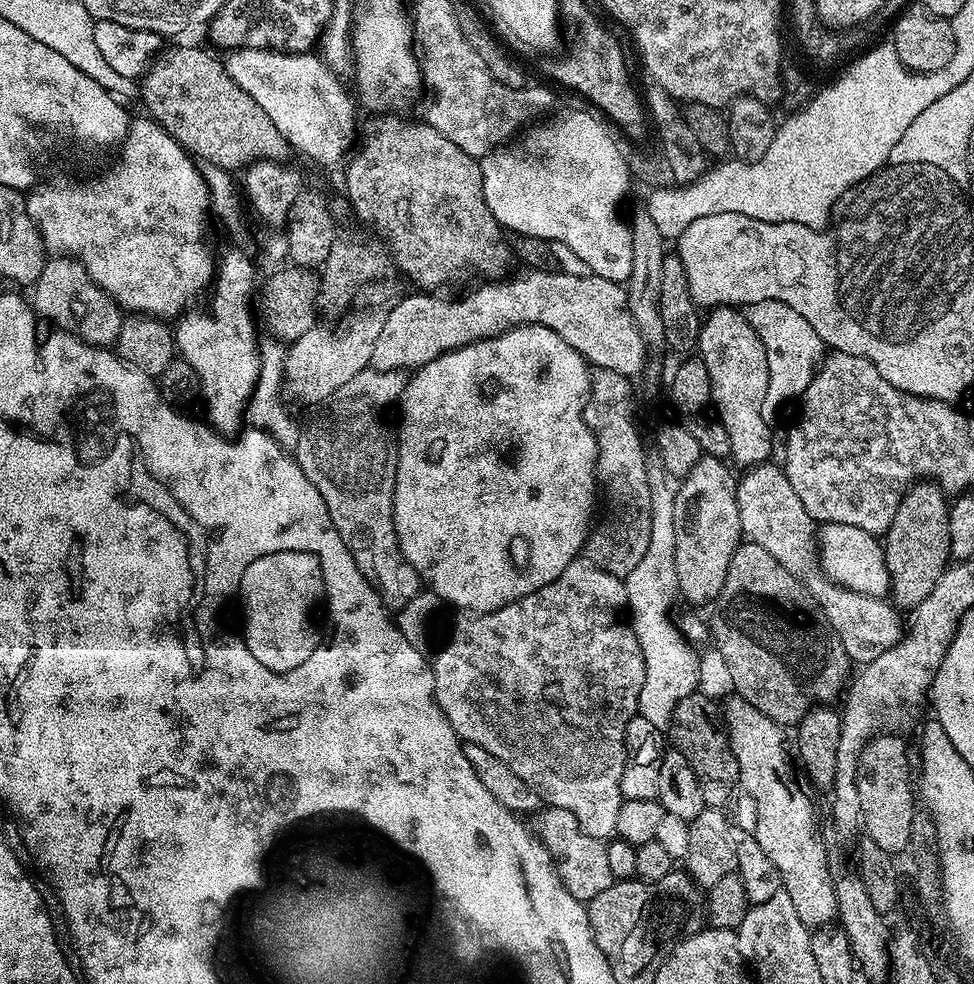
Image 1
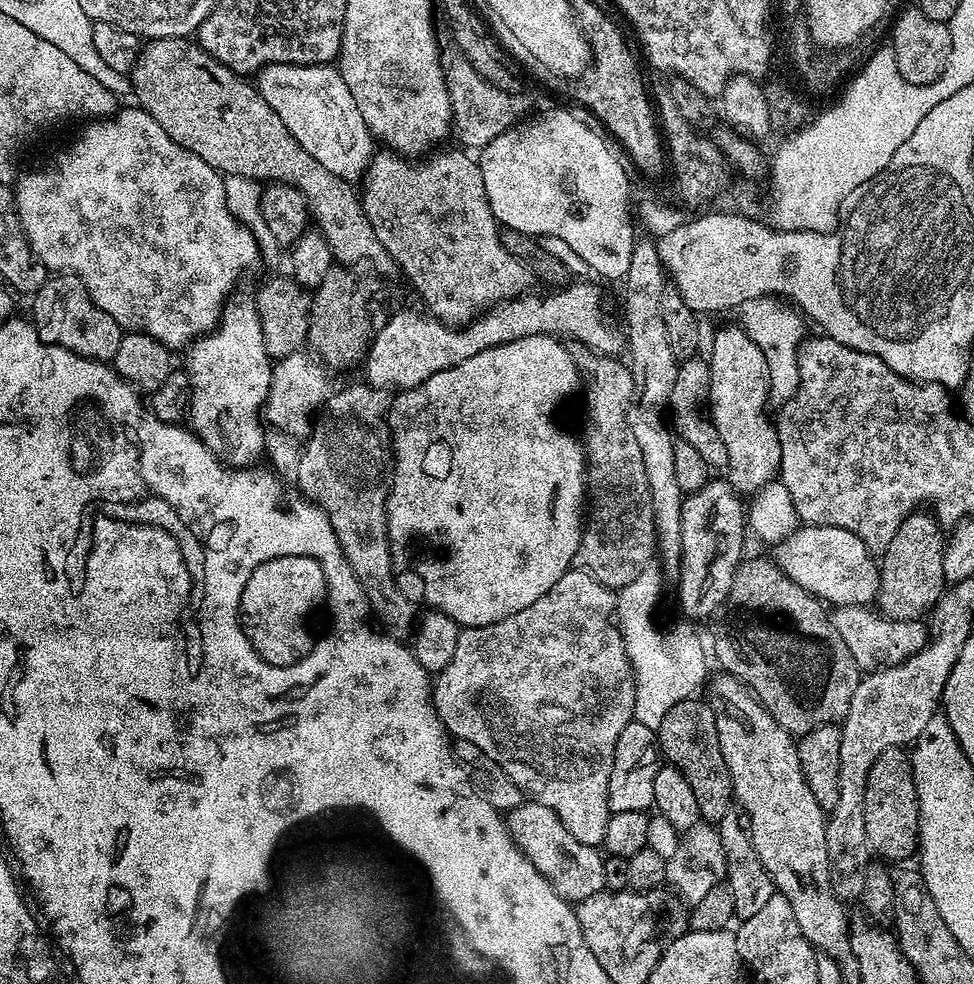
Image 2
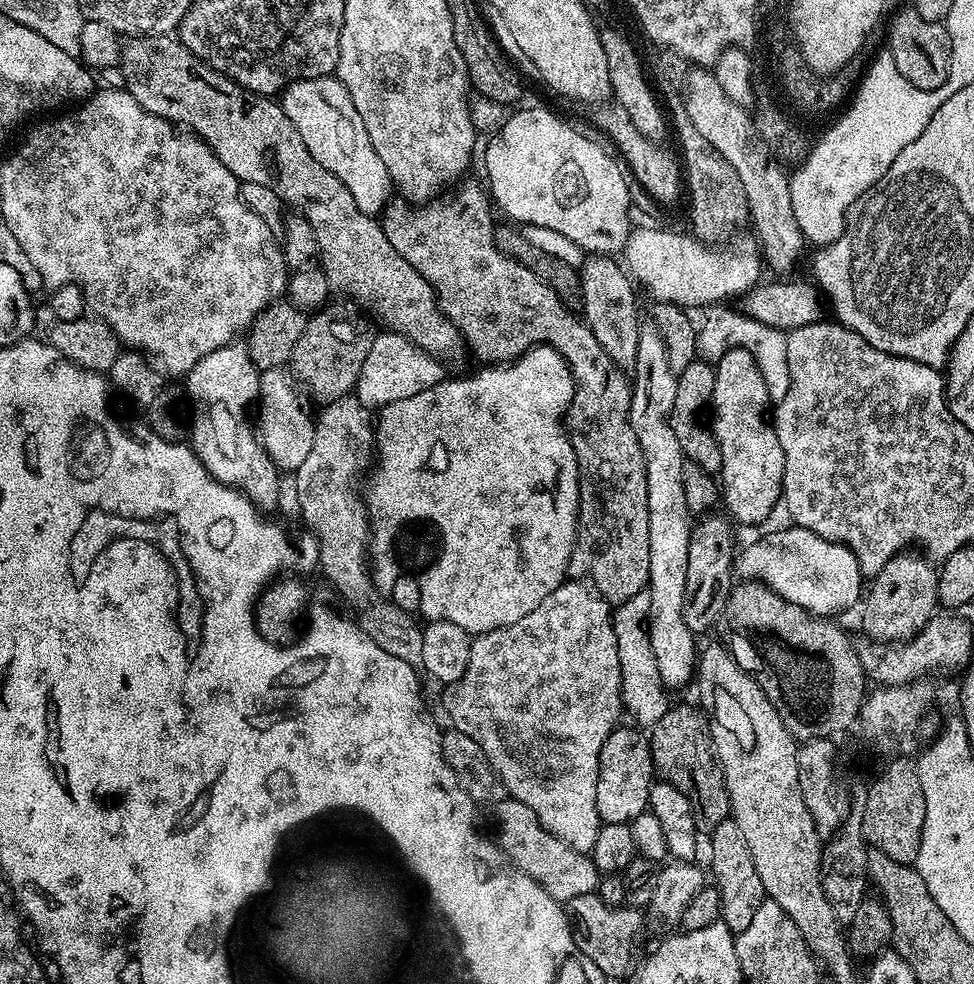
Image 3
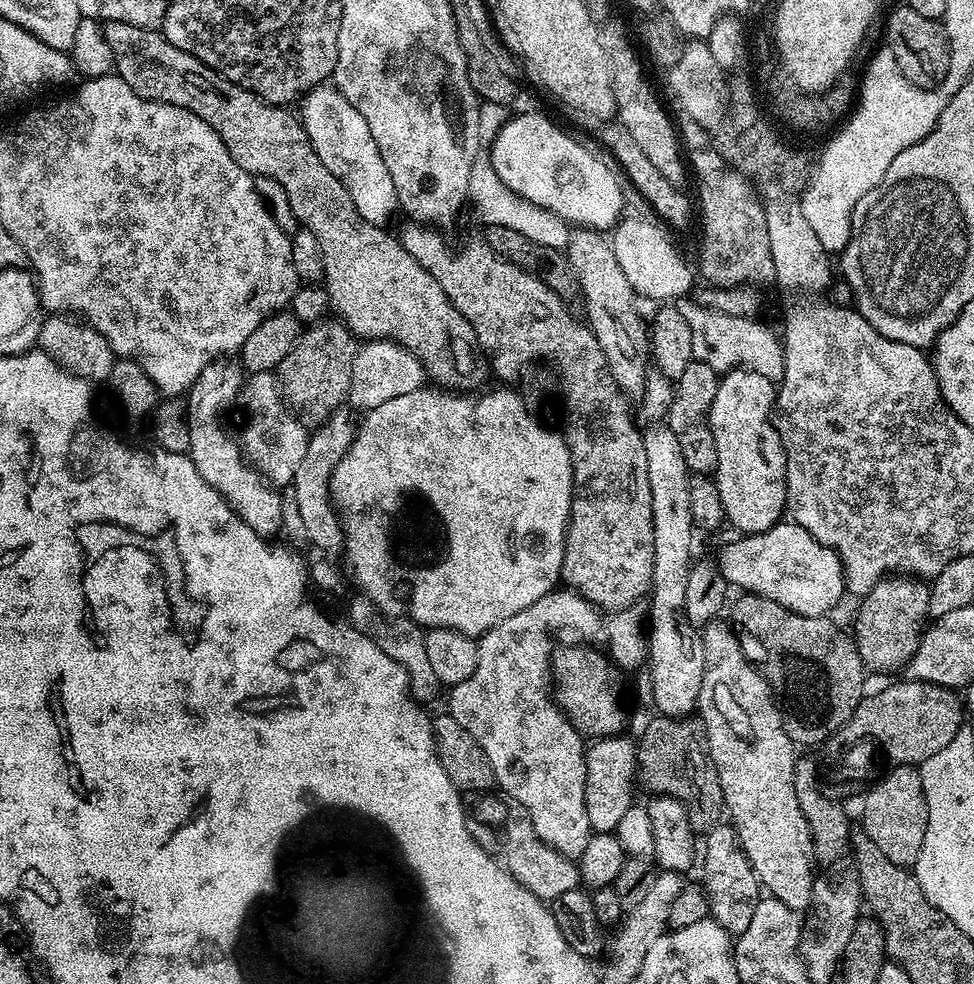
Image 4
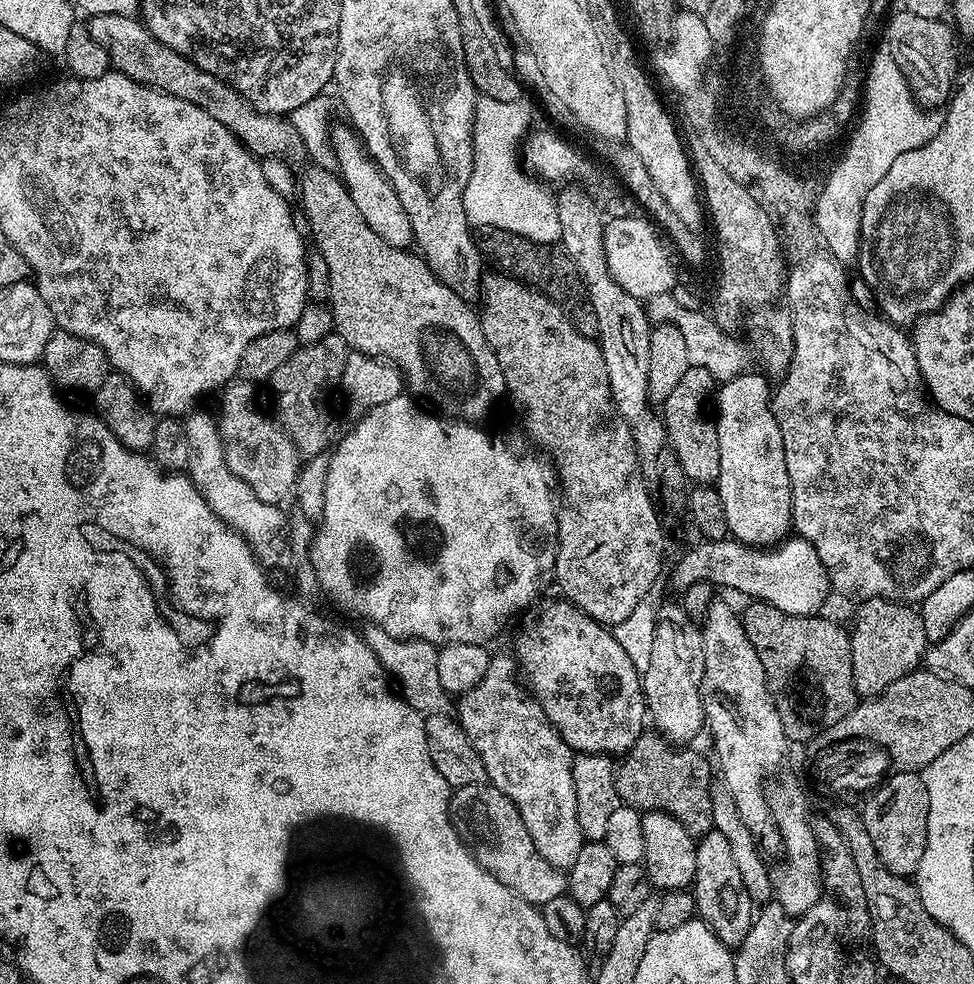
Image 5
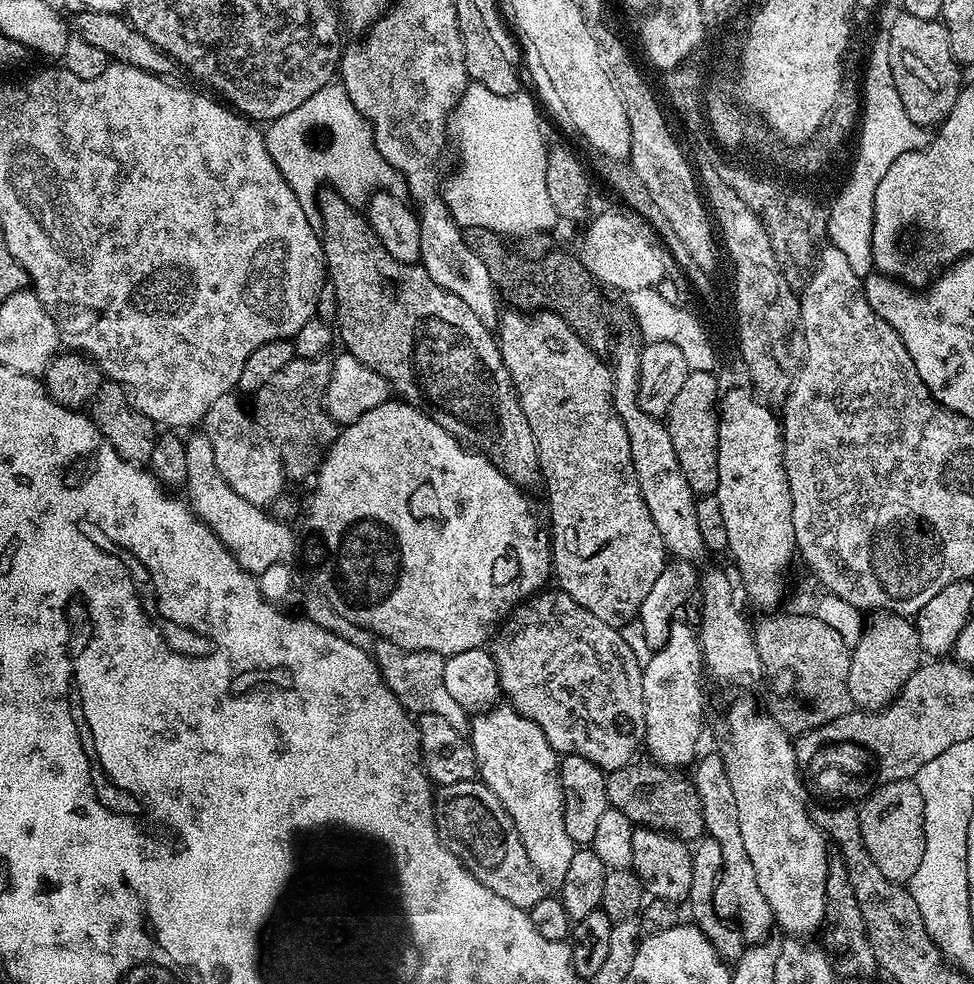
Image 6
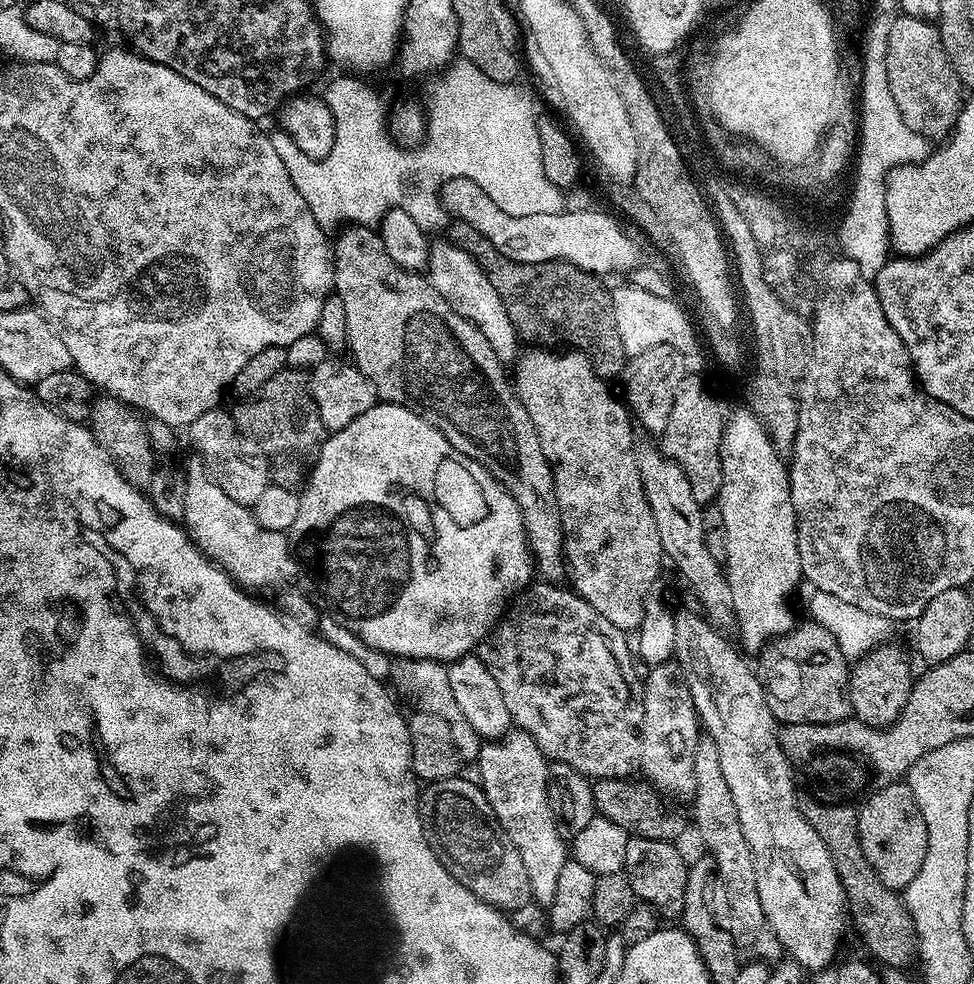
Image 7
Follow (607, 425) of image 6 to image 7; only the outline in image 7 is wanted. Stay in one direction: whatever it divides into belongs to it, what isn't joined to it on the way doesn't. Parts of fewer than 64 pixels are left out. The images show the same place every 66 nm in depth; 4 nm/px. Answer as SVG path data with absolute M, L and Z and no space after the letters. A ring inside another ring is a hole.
M548 348L521 351L514 364L514 391L522 406L526 406L526 414L530 414L534 430L538 430L538 442L542 442L546 462L552 465L554 494L558 498L564 527L564 559L570 576L572 572L571 587L577 596L598 610L610 626L628 634L631 628L632 631L639 629L644 617L644 602L655 589L652 587L660 576L660 560L664 551L638 474L637 441L632 440L633 417L623 399L608 389L609 381L596 373L588 361L588 353L583 350L567 351L551 352Z

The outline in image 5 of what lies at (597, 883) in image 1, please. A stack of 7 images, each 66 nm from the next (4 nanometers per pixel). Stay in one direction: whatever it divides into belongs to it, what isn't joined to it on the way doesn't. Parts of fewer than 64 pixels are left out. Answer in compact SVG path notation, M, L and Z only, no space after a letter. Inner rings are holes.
M493 784L459 785L451 793L448 810L456 832L472 857L526 903L542 906L550 902L550 898L565 895L565 873L550 866L550 862L538 854L530 838L530 830L526 830L526 822L522 822L522 814L518 814L518 806L514 806L514 802L510 802L510 798L506 798L506 794L499 792Z

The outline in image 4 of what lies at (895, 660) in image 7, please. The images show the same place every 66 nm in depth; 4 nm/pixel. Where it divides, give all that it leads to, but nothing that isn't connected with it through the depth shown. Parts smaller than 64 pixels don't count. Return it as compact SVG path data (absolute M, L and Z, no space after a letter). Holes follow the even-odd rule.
M889 574L876 581L859 601L860 609L856 612L854 639L865 669L892 672L907 665L918 650L920 637L926 629L929 602L930 588L923 579L907 574Z

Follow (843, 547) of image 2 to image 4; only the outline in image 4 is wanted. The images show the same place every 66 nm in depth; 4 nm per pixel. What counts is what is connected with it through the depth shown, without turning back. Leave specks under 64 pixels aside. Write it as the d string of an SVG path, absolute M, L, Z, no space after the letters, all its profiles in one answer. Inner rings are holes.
M781 522L765 532L741 535L720 552L719 567L733 589L777 600L803 616L822 616L846 596L840 555L813 538L801 524Z

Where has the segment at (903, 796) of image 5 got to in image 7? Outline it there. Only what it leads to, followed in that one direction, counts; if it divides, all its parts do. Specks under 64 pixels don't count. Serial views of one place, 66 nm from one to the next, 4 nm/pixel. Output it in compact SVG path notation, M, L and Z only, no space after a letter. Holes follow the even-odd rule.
M897 782L882 790L873 792L859 805L856 813L858 818L858 838L862 842L862 854L866 854L866 862L874 866L874 874L882 878L887 888L903 890L918 878L918 870L922 870L922 862L926 862L926 822L922 822L922 810L918 810L918 802L914 802L914 794L906 782Z

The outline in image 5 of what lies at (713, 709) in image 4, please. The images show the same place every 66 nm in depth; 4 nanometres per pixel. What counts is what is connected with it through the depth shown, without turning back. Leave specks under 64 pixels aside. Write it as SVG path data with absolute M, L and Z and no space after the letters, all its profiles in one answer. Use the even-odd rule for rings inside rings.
M720 598L713 599L710 610L706 610L702 621L702 646L704 647L704 653L706 654L706 666L704 667L704 677L702 678L702 686L700 687L700 697L704 703L704 723L707 731L712 731L712 744L716 747L716 760L715 763L718 765L718 776L724 779L722 784L723 791L728 792L734 798L734 806L738 806L738 814L742 816L742 822L748 827L749 831L753 834L759 834L764 832L773 823L772 809L770 807L770 796L766 791L764 792L764 783L768 780L768 774L772 773L776 767L784 760L784 751L790 747L790 741L787 736L784 735L784 727L782 726L782 718L778 718L778 710L774 706L772 701L772 692L768 688L768 679L764 673L764 667L762 662L758 658L756 653L756 647L750 642L750 638L746 638L744 633L744 622L743 619L727 604L726 601L720 600Z

